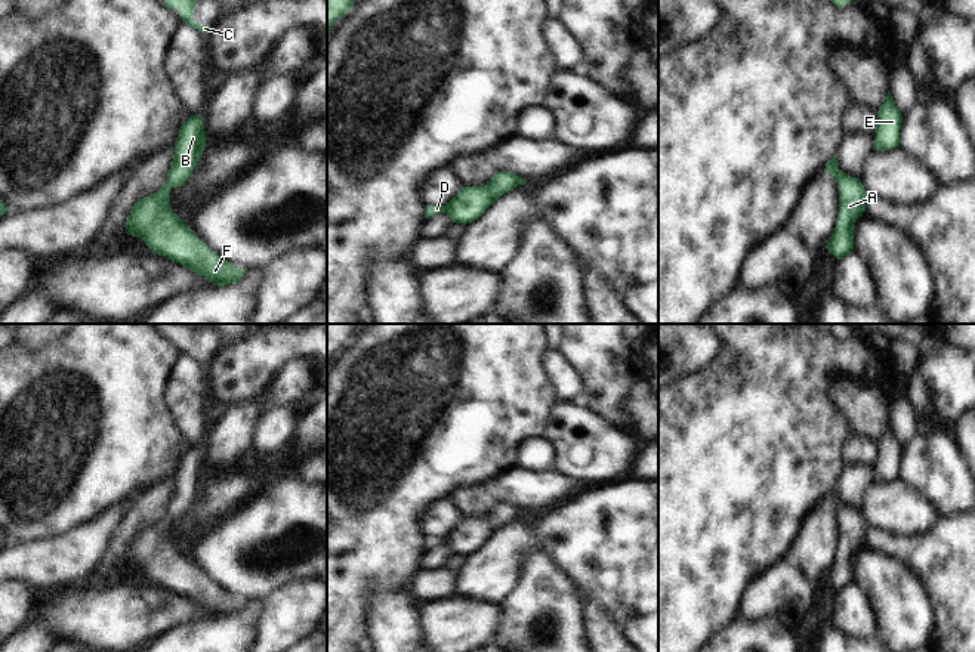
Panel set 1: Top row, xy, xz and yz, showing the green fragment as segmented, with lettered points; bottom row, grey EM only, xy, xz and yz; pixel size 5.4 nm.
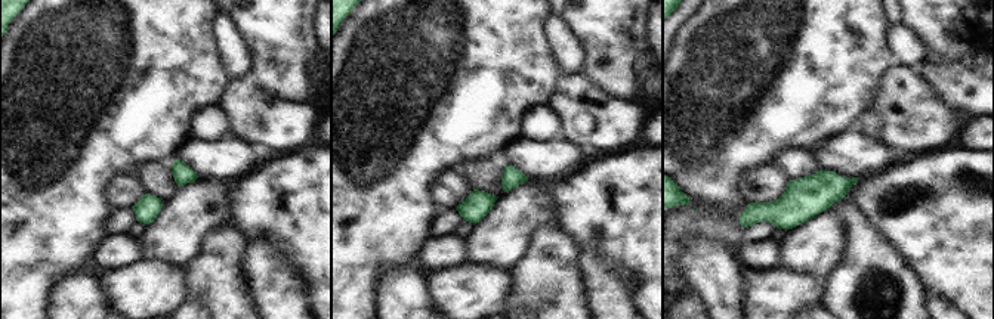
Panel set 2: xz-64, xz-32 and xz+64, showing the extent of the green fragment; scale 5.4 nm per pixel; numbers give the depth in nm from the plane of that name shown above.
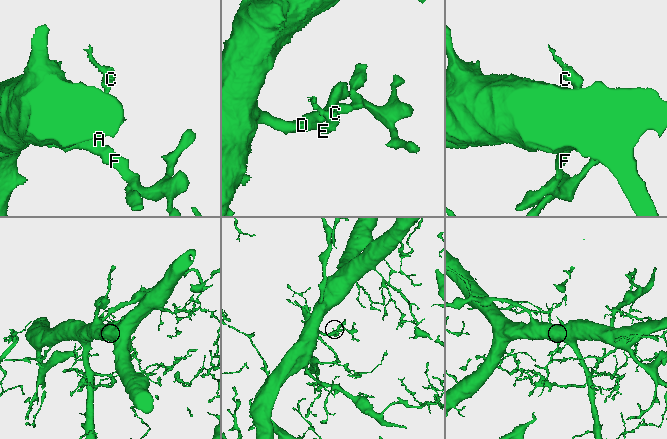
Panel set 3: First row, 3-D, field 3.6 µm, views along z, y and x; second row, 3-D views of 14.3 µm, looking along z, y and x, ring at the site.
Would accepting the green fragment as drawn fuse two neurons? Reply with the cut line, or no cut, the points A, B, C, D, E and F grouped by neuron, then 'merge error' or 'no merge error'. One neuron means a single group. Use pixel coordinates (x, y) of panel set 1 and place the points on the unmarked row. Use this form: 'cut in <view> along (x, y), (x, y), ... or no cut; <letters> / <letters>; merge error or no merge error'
no cut; A B C D E F; no merge error

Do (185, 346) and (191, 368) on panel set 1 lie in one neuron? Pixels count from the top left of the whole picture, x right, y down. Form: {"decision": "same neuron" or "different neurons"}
{"decision": "different neurons"}

